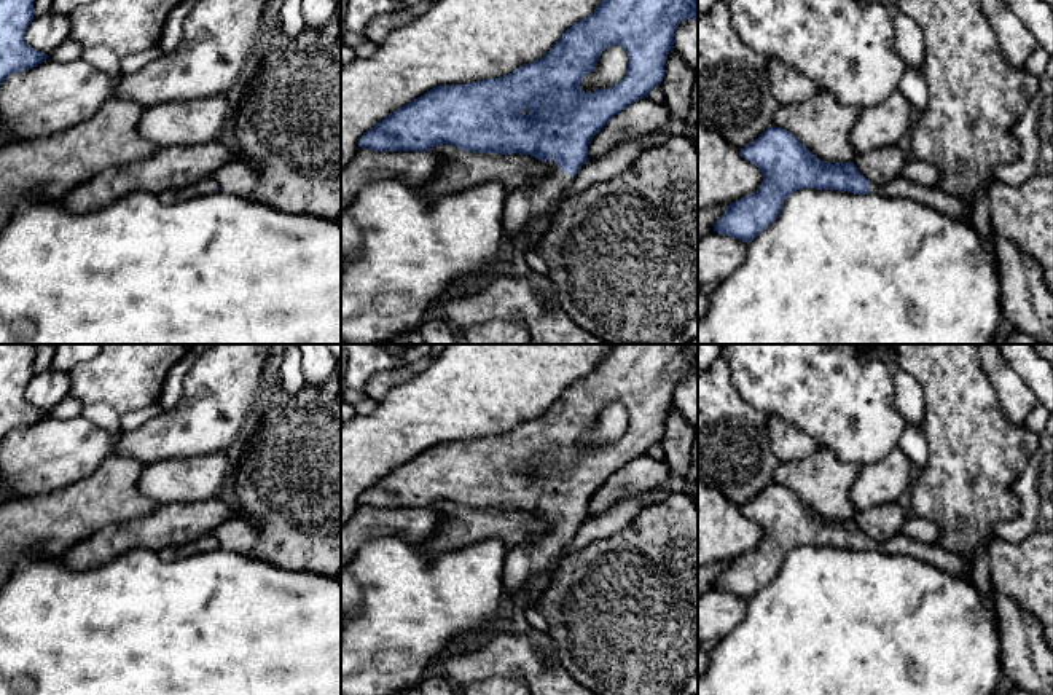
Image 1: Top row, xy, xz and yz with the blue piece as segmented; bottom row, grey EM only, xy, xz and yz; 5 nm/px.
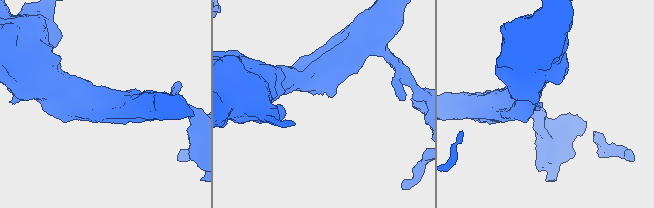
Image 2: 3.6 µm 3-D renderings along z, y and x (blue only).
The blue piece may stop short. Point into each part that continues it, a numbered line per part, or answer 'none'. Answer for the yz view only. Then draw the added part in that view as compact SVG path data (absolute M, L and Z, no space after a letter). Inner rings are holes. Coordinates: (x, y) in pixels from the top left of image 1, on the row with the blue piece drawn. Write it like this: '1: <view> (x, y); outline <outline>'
1: yz (900, 187); outline M902 175L884 185L870 183L870 193L886 198L908 198L930 206L940 214L954 220L965 220L970 215L969 207L961 199L953 198L951 194L937 188L911 182Z

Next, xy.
1: xy (206, 185); outline M207 177L178 190L166 190L158 196L158 199L164 204L174 204L178 201L191 199L194 196L212 194L215 191L218 190L213 179Z

